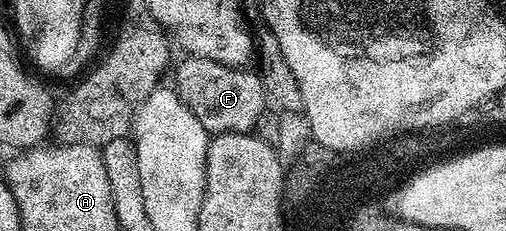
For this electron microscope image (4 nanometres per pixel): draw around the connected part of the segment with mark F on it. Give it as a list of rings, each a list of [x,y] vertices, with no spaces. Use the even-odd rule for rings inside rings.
[[[183,56],[183,61],[172,69],[174,82],[172,88],[182,102],[200,119],[200,123],[206,128],[207,134],[217,135],[220,133],[248,133],[257,127],[257,120],[265,108],[265,89],[262,86],[262,78],[253,68],[225,65],[219,61],[213,61],[207,57]]]

